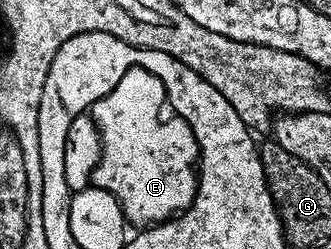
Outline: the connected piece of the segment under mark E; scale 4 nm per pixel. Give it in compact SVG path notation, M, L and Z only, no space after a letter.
M135 67L89 109L101 139L100 161L93 171L92 184L116 197L132 226L147 227L170 220L185 212L197 193L197 140L181 117L160 119L166 101L163 83L149 71Z

